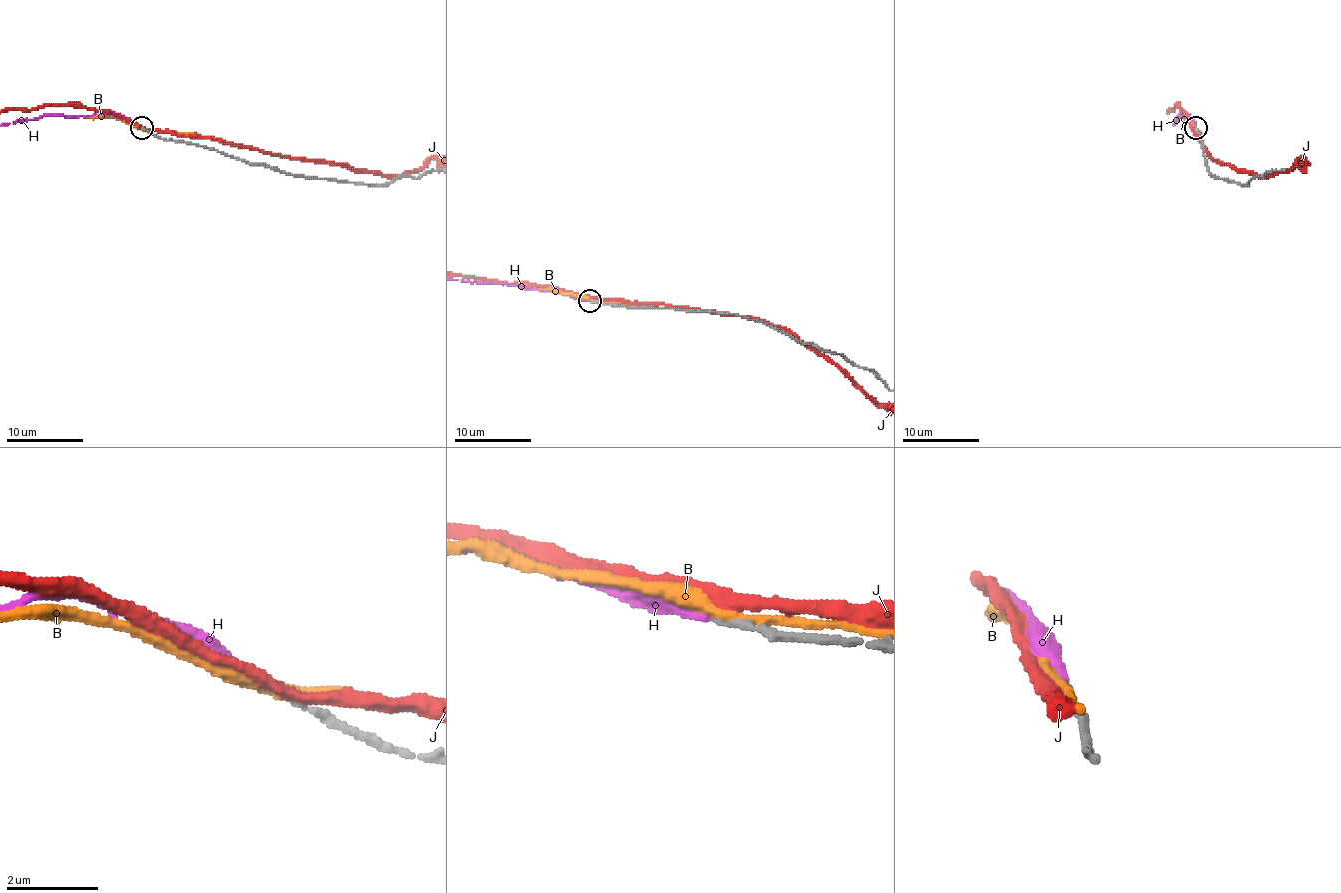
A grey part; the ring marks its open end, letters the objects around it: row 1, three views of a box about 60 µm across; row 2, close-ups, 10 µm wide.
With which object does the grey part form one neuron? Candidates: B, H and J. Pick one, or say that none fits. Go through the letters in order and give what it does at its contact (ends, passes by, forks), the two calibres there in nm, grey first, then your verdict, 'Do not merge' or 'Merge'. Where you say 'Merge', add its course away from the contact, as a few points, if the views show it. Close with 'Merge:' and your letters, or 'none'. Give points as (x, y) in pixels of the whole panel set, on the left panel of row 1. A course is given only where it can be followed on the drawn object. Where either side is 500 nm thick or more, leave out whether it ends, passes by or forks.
B: It passes by. Thickness 200 nm (grey) against 260 nm. Do not merge
H: It ends there. Thickness 190 nm (grey) against 200 nm. Merge
J: It passes by. Thickness 190 nm (grey) against 280 nm. Do not merge
Merge: H

